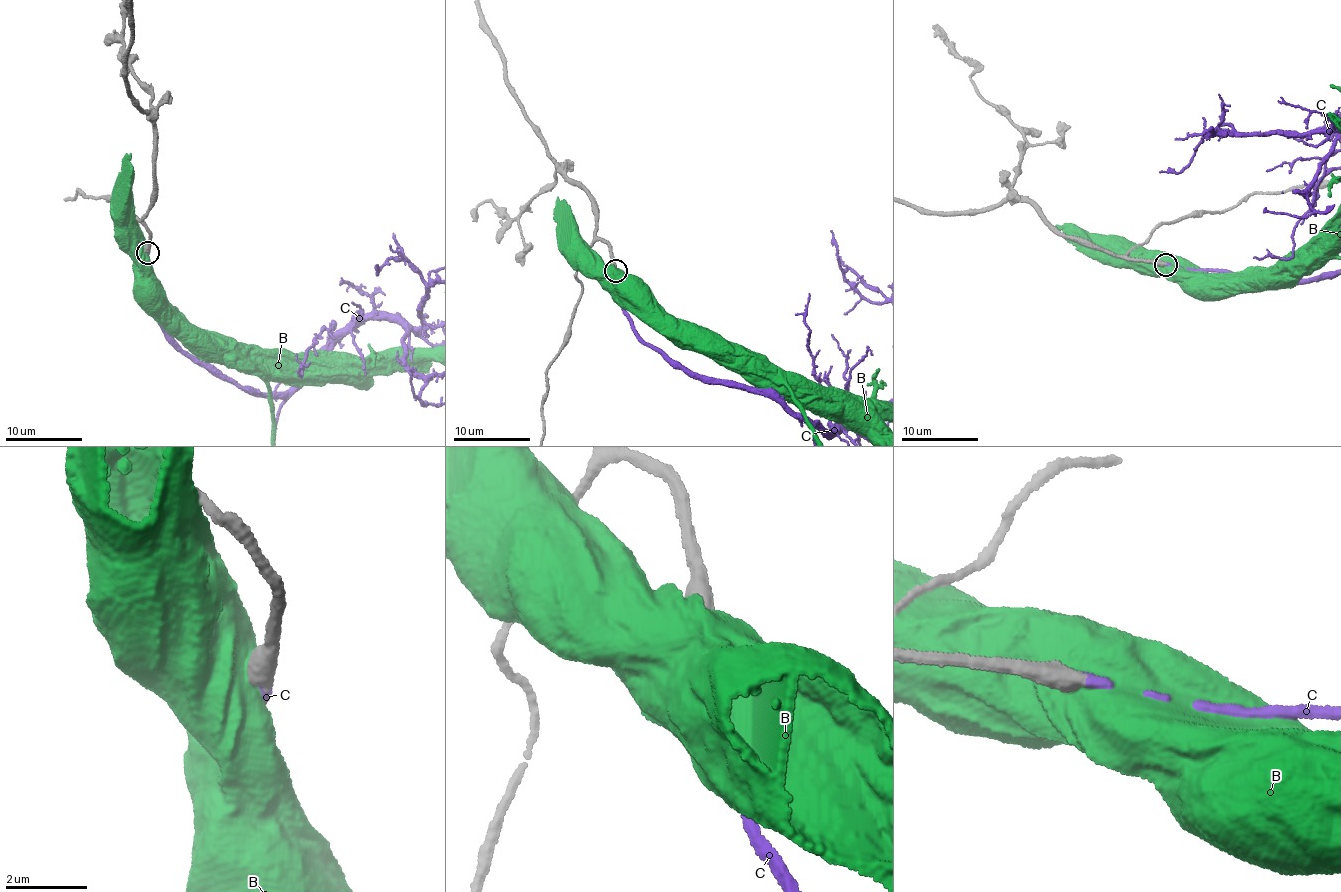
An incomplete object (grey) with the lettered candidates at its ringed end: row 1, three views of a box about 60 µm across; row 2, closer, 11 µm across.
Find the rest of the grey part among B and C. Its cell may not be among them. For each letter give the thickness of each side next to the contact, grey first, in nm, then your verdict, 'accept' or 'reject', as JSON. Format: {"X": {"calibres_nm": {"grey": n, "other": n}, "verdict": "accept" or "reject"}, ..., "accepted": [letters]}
{"B": {"calibres_nm": {"grey": 550, "other": 850}, "verdict": "reject"}, "C": {"calibres_nm": {"grey": 500, "other": 240}, "verdict": "accept"}, "accepted": ["C"]}

